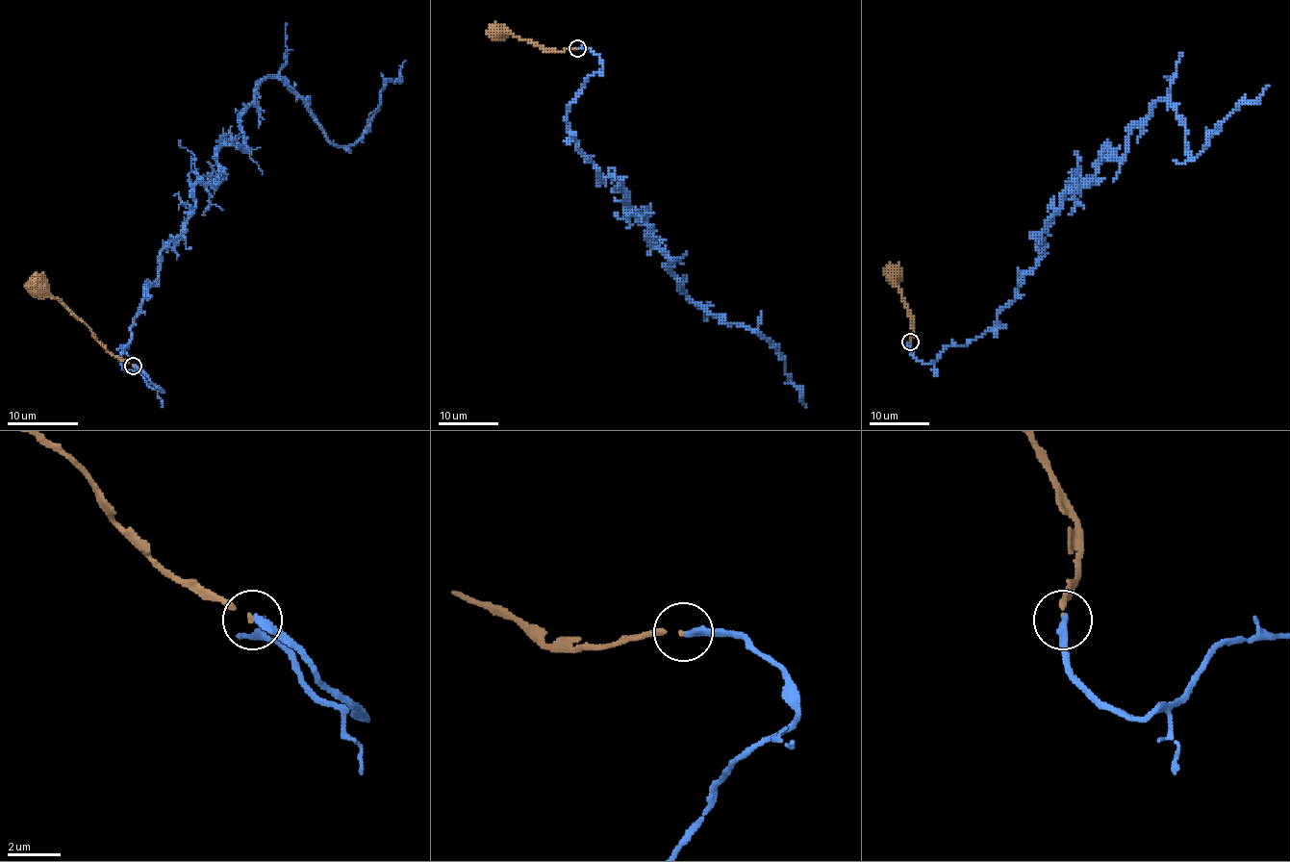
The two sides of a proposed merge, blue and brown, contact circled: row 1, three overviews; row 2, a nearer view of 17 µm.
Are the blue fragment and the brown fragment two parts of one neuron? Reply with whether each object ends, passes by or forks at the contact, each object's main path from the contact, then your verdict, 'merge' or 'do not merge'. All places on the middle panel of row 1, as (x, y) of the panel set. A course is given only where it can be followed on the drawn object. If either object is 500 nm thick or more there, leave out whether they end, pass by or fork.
blue ends; brown ends; course blue (576, 48), (589, 48), (602, 67), (566, 114), (576, 148), (629, 198), (689, 297), (775, 346), (806, 408); course brown (576, 48), (546, 51), (498, 27), (495, 30); merge

